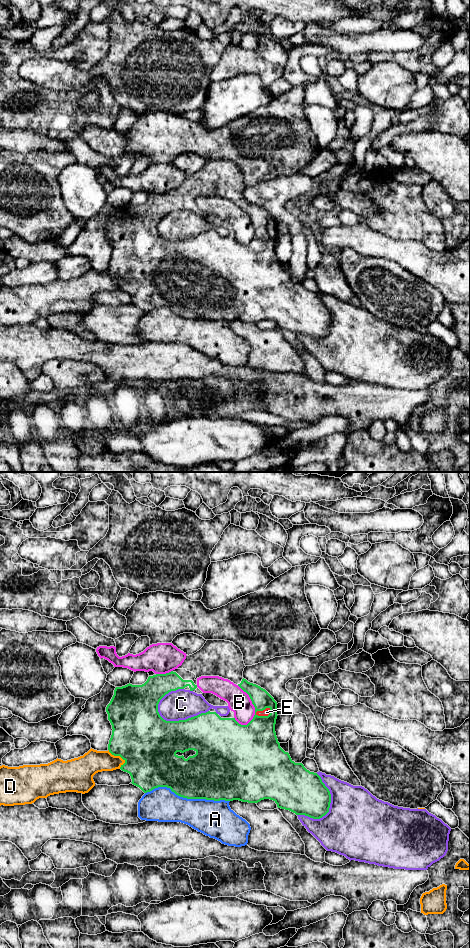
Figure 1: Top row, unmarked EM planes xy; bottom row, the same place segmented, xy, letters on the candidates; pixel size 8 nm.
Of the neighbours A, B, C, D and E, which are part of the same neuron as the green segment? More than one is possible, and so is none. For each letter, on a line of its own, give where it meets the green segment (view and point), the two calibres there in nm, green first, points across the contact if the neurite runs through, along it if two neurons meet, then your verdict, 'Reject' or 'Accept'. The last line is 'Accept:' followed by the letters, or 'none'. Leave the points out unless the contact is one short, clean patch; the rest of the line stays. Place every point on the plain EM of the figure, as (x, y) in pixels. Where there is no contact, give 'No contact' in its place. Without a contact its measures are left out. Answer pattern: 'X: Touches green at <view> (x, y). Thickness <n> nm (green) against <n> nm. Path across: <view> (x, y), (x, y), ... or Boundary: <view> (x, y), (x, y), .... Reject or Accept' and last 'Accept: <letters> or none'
A: Touches green at xy (187, 318). Thickness 380 nm (green) against 280 nm. Reject
B: Touches green at xy (253, 224). Thickness 260 nm (green) against 180 nm. Reject
C: Touches green at xy (179, 240). Thickness 380 nm (green) against 240 nm. Reject
D: Touches green at xy (119, 275). Thickness 460 nm (green) against 190 nm. Reject
E: Touches green at xy (262, 230). Thickness 320 nm (green) against 60 nm. Accept
Accept: E

